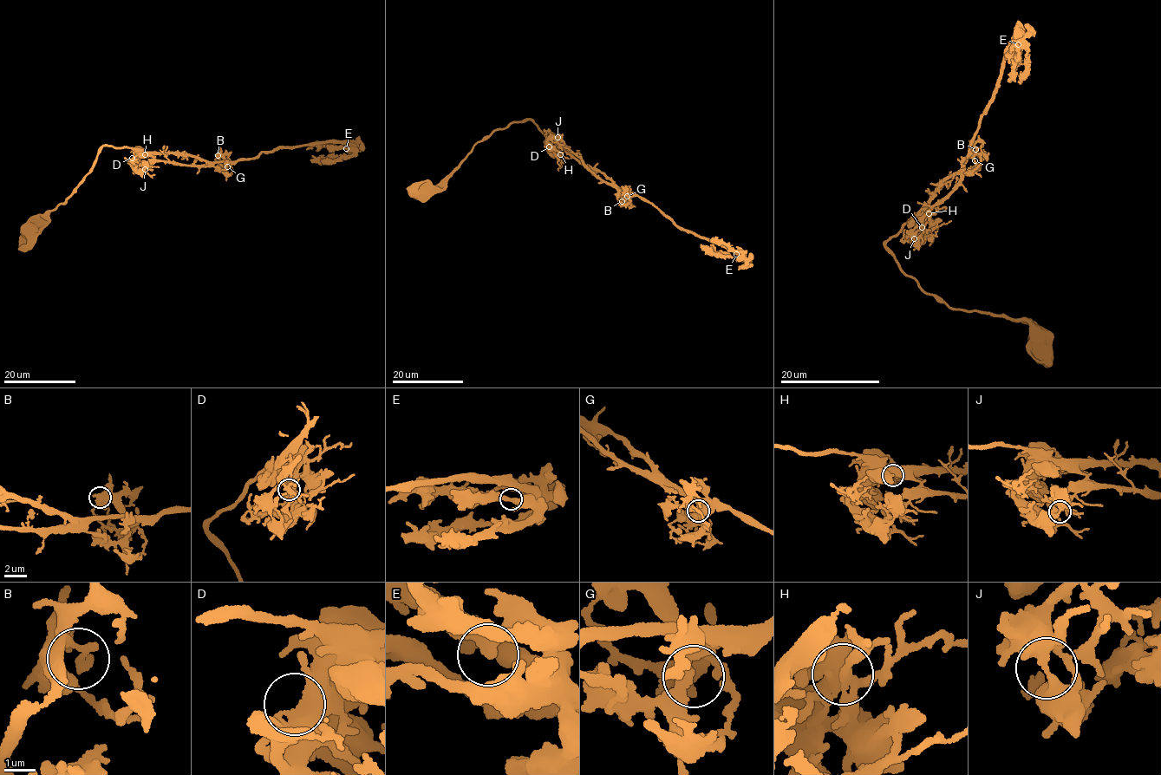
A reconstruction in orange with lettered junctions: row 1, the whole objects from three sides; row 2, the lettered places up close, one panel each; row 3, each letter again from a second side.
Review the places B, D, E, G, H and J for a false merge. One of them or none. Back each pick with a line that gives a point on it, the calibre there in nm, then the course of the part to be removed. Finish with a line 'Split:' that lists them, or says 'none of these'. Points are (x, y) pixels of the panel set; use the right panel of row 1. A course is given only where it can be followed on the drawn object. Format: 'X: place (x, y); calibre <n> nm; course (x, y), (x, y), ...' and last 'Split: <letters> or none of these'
Split: none of these

